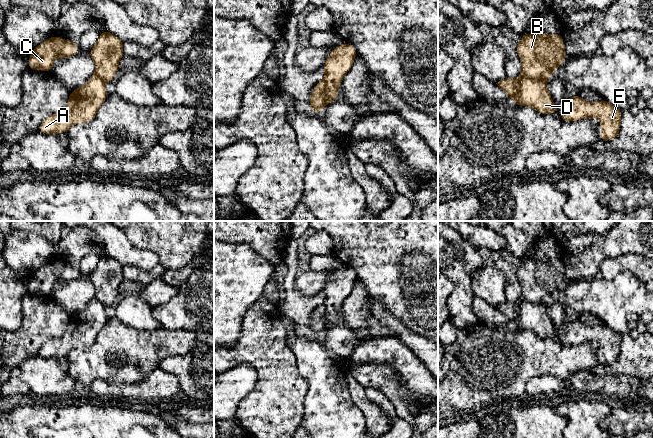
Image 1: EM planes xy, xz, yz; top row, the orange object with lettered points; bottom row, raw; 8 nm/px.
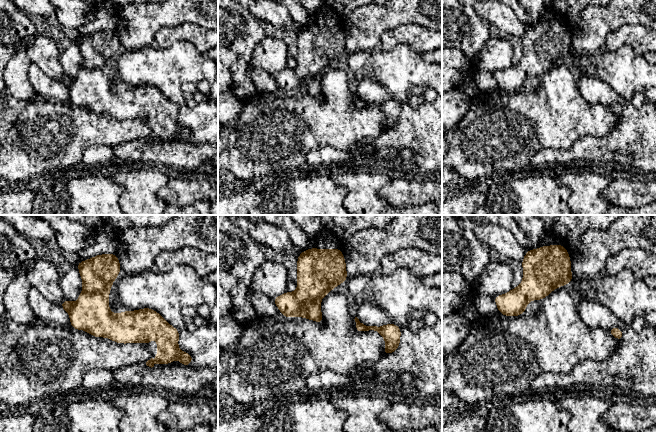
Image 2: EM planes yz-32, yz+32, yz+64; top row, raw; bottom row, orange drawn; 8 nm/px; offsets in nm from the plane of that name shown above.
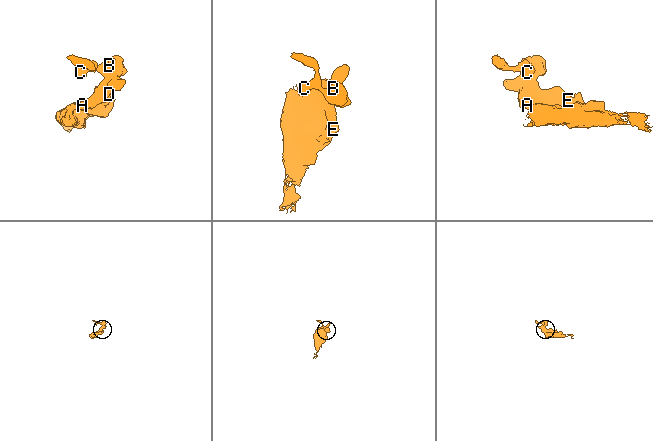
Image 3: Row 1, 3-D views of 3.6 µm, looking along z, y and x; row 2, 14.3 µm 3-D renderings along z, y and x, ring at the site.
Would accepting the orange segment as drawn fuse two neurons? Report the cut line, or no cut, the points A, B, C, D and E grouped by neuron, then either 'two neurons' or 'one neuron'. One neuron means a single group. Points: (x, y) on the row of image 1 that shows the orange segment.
cut in yz along (547, 77), (523, 78), (517, 94), (512, 99); A D E / B C; two neurons

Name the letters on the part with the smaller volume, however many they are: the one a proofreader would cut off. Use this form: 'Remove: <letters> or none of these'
Remove: B, C

